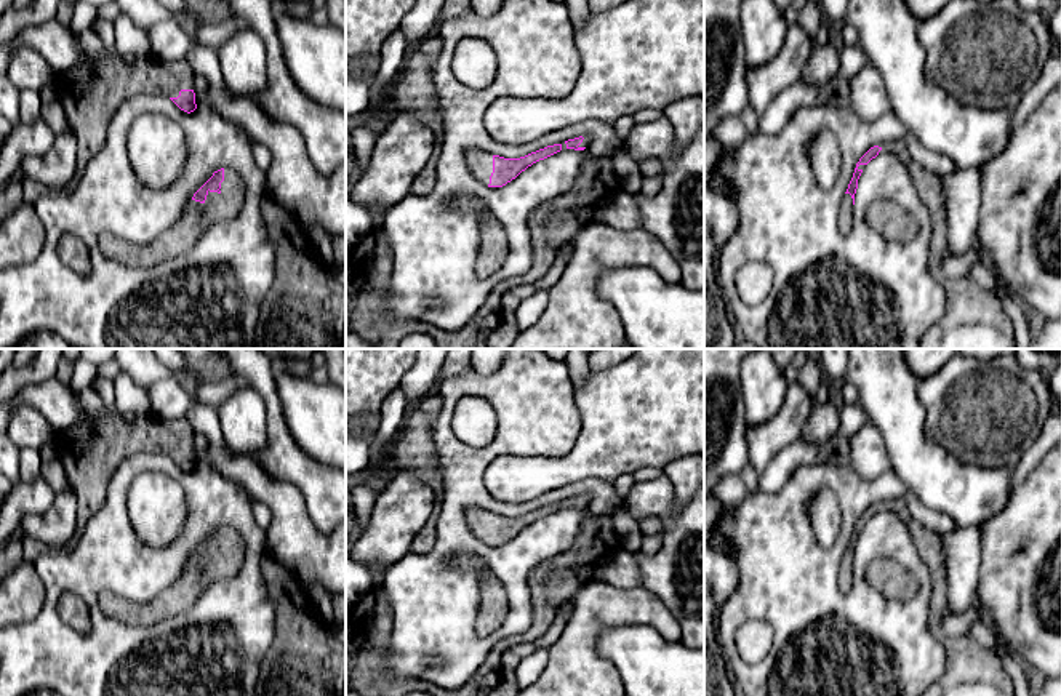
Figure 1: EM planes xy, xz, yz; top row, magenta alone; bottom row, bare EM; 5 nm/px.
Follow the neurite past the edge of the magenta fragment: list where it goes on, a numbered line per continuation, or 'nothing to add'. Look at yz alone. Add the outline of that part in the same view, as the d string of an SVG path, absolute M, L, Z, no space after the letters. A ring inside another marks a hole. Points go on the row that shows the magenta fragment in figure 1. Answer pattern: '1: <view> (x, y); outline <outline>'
1: yz (847, 208); outline M845 194L840 205L840 214L839 214L839 229L842 234L850 232L853 226L853 214L855 214L853 198L850 194Z

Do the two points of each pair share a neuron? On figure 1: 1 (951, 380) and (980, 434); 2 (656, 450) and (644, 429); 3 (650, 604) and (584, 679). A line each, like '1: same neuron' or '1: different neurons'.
1: same neuron
2: same neuron
3: same neuron

